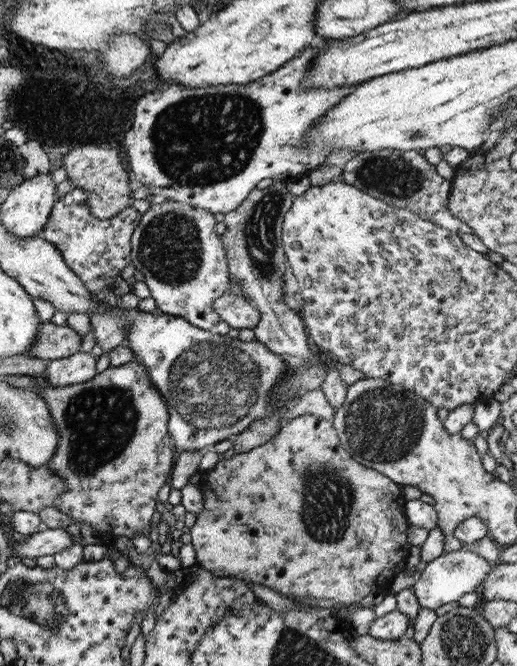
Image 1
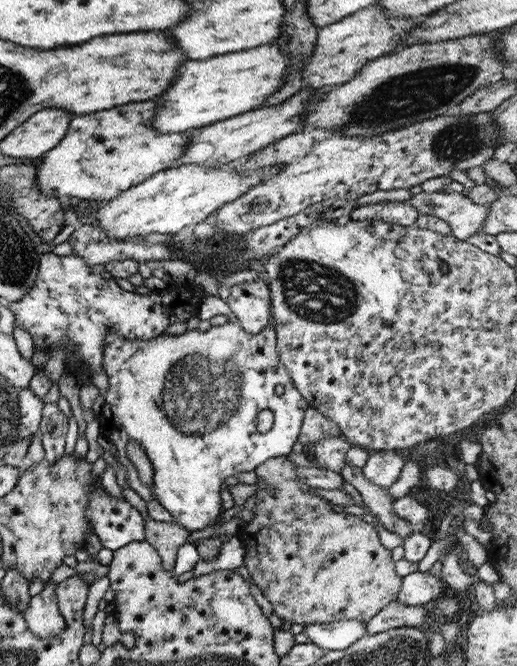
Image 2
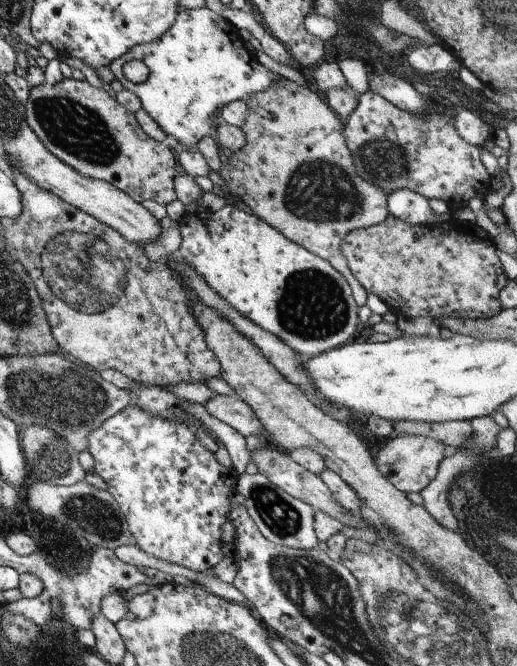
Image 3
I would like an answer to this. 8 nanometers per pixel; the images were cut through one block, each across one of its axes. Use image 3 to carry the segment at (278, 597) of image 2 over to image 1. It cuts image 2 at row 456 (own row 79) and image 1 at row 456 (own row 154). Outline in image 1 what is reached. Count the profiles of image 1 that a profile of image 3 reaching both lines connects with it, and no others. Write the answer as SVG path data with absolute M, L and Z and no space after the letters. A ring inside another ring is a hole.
M304 414L301 416L296 416L291 419L289 422L285 422L283 426L267 441L261 444L261 446L256 446L251 450L248 450L244 453L237 454L228 454L226 456L220 457L215 466L212 469L204 472L202 474L201 480L197 482L197 487L202 494L202 509L196 514L196 521L192 525L191 528L185 530L183 533L183 538L189 541L193 549L195 550L196 555L196 563L207 570L209 573L221 578L231 577L238 580L243 581L246 585L247 582L251 582L251 584L259 584L259 586L267 586L267 589L273 590L275 594L279 594L281 596L288 596L292 598L305 598L305 599L329 599L338 603L357 603L362 598L365 598L368 594L378 593L384 594L390 588L390 584L393 581L395 574L400 571L400 569L404 568L406 558L409 554L409 546L406 543L405 539L405 530L407 530L407 521L404 517L403 513L403 501L402 494L400 492L400 485L396 482L393 482L388 476L377 472L376 470L366 469L362 464L359 464L354 458L351 458L351 455L340 446L340 442L337 438L336 430L333 428L332 420L320 419L308 414Z

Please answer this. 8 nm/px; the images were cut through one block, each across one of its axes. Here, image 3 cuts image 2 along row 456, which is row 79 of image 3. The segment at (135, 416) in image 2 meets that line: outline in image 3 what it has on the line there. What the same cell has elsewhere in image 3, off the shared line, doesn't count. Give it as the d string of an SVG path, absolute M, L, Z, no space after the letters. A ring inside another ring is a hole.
M178 6L173 24L155 42L135 45L125 54L112 60L108 65L114 78L119 80L122 88L133 92L141 108L158 124L158 127L167 135L174 136L177 143L186 146L186 149L195 148L197 141L209 135L216 137L215 131L221 120L219 113L213 116L215 110L233 100L246 101L256 92L264 91L271 83L276 83L281 76L265 69L254 55L251 56L248 44L240 37L239 30L229 21L220 17L207 7L187 9ZM130 60L143 61L149 69L147 80L133 84L122 73L122 66Z

